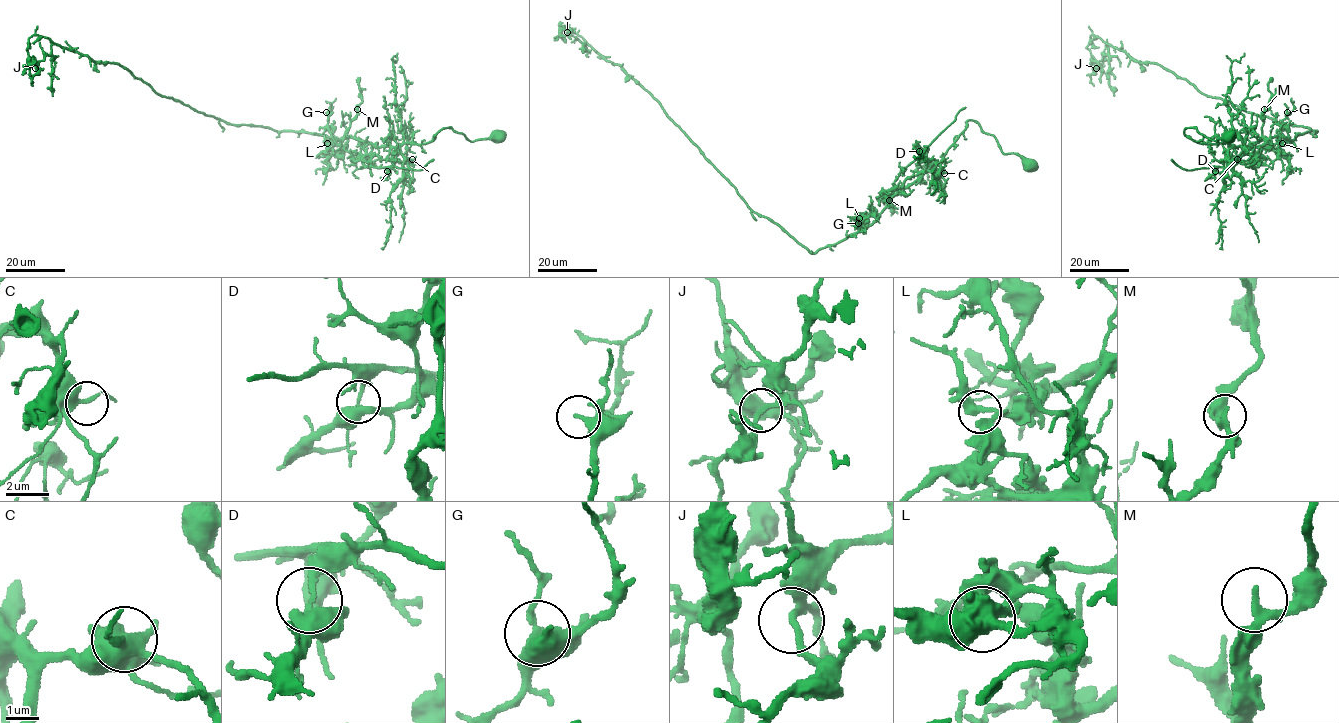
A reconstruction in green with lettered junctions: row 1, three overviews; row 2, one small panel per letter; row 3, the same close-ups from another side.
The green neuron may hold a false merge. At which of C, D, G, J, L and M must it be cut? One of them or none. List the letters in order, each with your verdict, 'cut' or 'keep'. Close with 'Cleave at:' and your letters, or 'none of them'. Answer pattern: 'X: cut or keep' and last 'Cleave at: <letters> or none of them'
C: keep
D: cut
G: keep
J: keep
L: keep
M: keep
Cleave at: D

